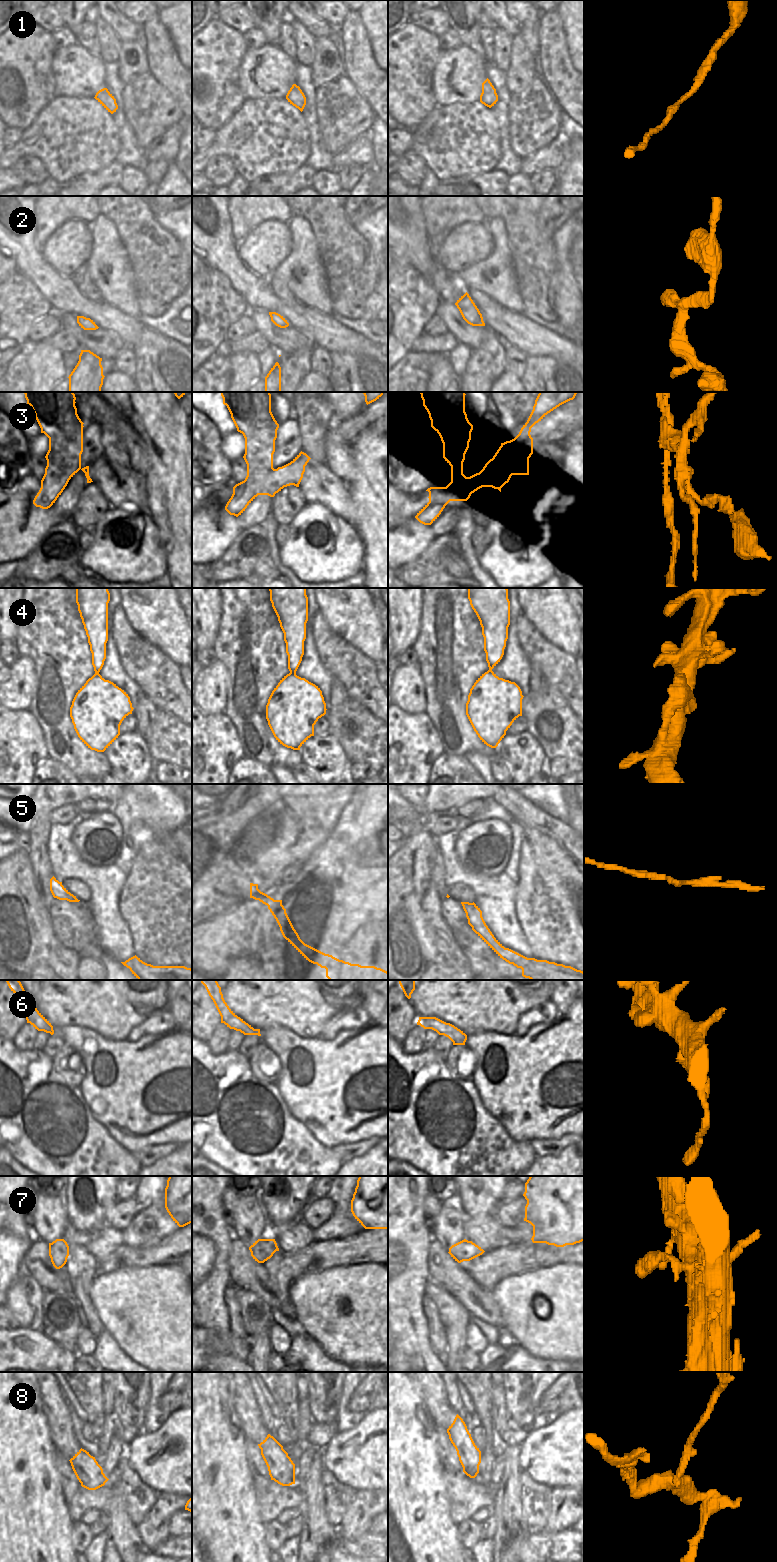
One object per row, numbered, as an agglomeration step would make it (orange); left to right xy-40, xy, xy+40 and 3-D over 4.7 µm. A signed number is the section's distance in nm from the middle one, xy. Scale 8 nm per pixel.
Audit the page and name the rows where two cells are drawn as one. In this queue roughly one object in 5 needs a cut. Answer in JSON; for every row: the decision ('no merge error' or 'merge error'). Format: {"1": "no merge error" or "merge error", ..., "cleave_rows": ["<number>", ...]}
{"1": "no merge error", "2": "no merge error", "3": "merge error", "4": "no merge error", "5": "no merge error", "6": "no merge error", "7": "no merge error", "8": "merge error", "cleave_rows": ["3", "8"]}

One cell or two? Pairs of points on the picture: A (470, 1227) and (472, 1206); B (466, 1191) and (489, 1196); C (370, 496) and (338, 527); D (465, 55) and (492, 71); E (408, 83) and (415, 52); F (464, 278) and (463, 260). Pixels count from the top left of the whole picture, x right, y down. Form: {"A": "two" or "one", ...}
{"A": "two", "B": "one", "C": "two", "D": "two", "E": "one", "F": "two"}

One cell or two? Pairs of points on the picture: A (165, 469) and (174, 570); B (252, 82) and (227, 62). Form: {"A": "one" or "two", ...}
{"A": "one", "B": "two"}

